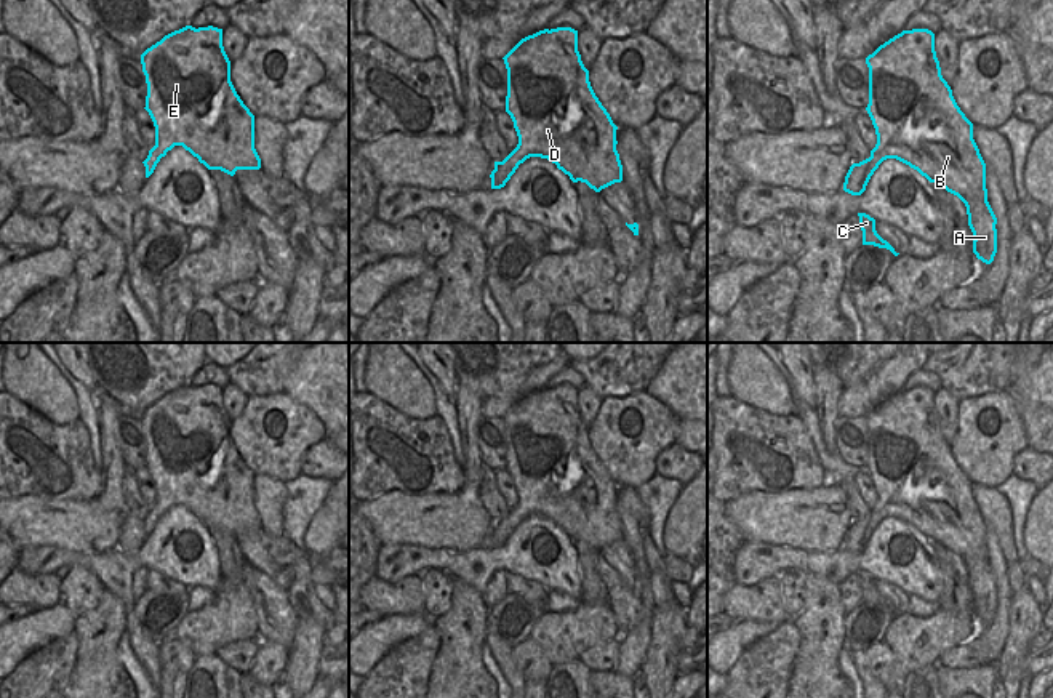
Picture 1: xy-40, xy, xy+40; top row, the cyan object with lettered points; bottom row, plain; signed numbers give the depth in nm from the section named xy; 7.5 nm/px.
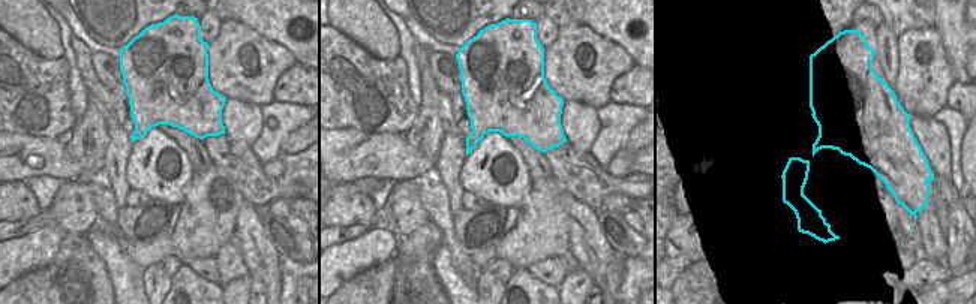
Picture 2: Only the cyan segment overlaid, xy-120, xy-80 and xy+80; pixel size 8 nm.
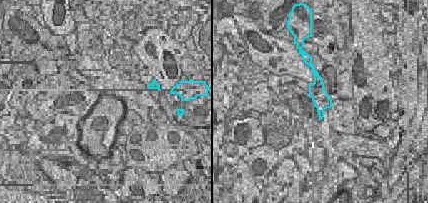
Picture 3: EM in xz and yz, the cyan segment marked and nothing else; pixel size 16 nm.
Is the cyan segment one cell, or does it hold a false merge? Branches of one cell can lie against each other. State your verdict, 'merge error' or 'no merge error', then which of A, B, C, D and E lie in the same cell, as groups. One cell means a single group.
no merge error; groups A B C D E

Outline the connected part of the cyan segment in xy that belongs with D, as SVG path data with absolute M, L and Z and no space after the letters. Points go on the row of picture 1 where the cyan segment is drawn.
M539 30L522 38L502 59L507 69L506 112L514 122L518 144L502 162L494 162L491 189L504 187L518 165L530 157L551 160L573 183L586 183L595 192L621 183L618 126L591 86L589 70L578 51L578 30Z

